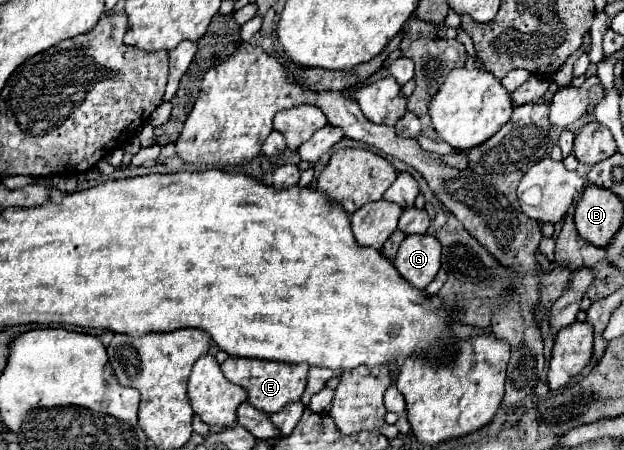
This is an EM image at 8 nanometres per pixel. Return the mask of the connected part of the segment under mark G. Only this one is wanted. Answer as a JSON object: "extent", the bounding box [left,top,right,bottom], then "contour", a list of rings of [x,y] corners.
{"extent":[394,236,440,290],"contour":[[[406,236],[398,248],[394,268],[418,290],[424,290],[440,270],[440,242],[430,236]]]}

